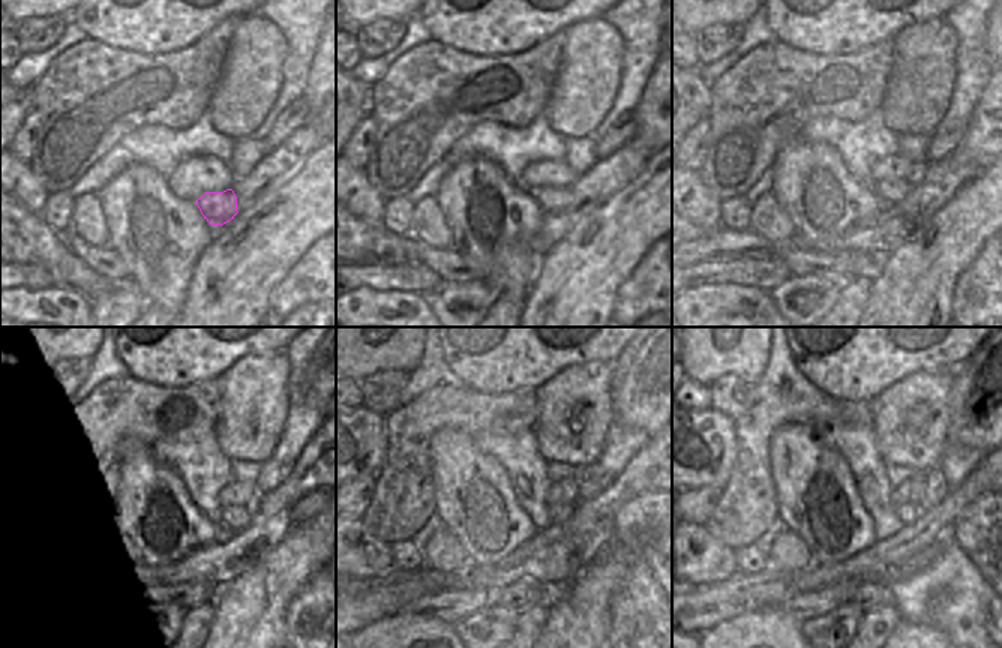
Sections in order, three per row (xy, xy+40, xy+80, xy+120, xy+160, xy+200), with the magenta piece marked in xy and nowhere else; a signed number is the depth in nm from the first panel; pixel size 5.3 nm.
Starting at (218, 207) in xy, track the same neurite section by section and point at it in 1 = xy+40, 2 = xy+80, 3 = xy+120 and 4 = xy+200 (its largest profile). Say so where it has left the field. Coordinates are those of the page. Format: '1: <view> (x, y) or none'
1: xy+40 (551, 200)
2: xy+80 (894, 192)
3: xy+120 (231, 519)
4: xy+200 (906, 513)

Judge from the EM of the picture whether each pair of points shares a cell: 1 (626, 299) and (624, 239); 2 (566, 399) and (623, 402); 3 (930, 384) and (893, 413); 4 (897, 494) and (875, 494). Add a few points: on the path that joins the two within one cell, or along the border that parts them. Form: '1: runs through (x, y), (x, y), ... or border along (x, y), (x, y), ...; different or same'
1: border along (647, 251), (618, 287), (611, 311); different
2: border along (617, 380), (612, 389), (614, 422); different
3: runs through (921, 393), (902, 408); same
4: border along (893, 488), (890, 503); different

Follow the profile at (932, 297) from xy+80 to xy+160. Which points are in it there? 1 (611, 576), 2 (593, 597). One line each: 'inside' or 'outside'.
1: inside
2: inside

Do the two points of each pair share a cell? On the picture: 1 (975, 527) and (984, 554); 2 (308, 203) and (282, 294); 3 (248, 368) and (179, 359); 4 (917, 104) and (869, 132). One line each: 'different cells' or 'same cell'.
1: same cell
2: different cells
3: different cells
4: different cells

